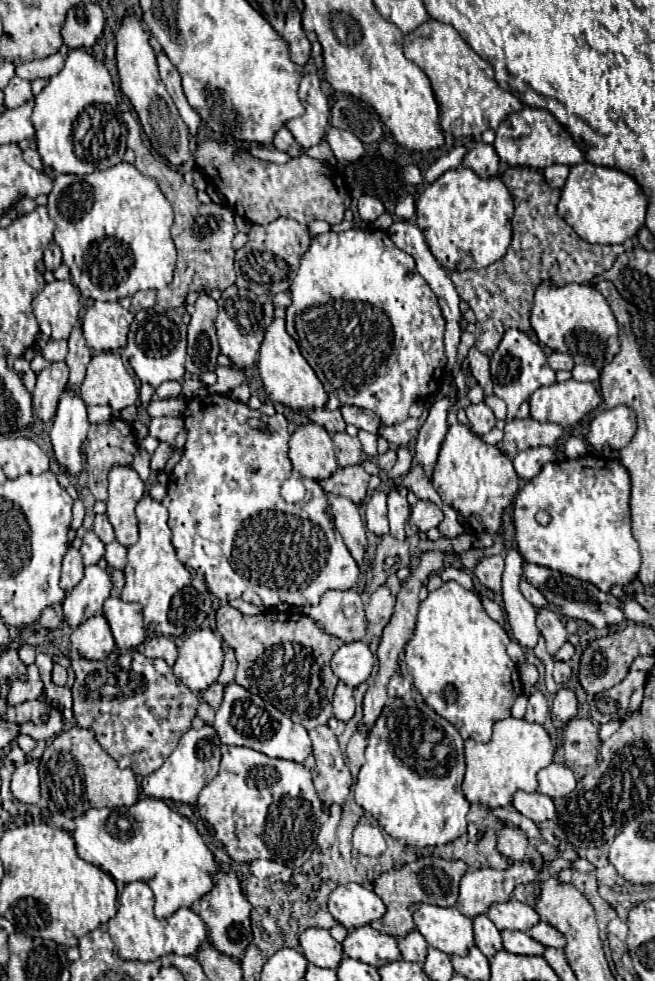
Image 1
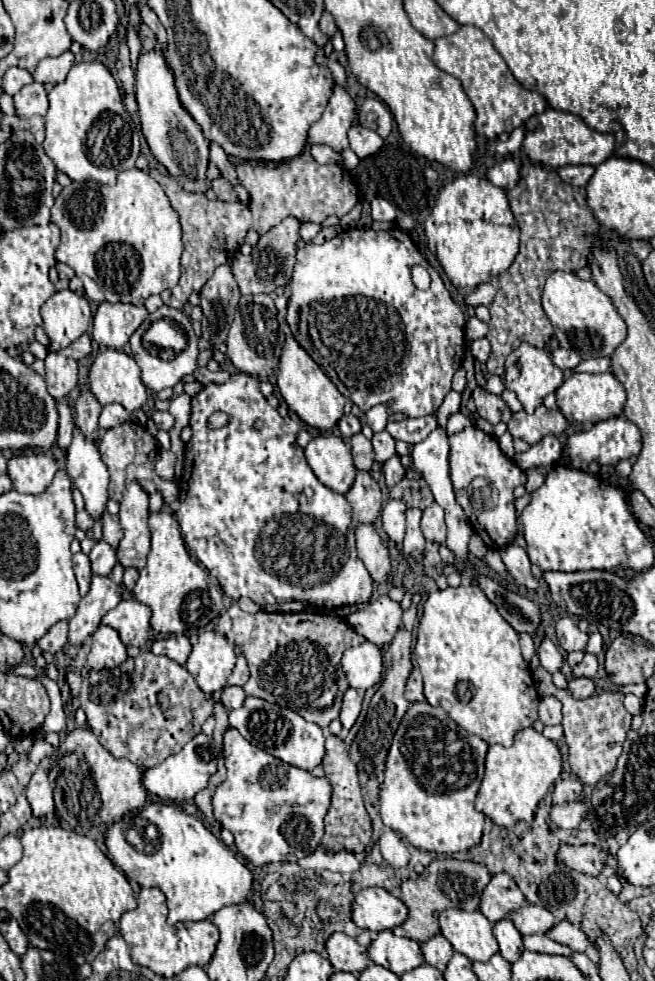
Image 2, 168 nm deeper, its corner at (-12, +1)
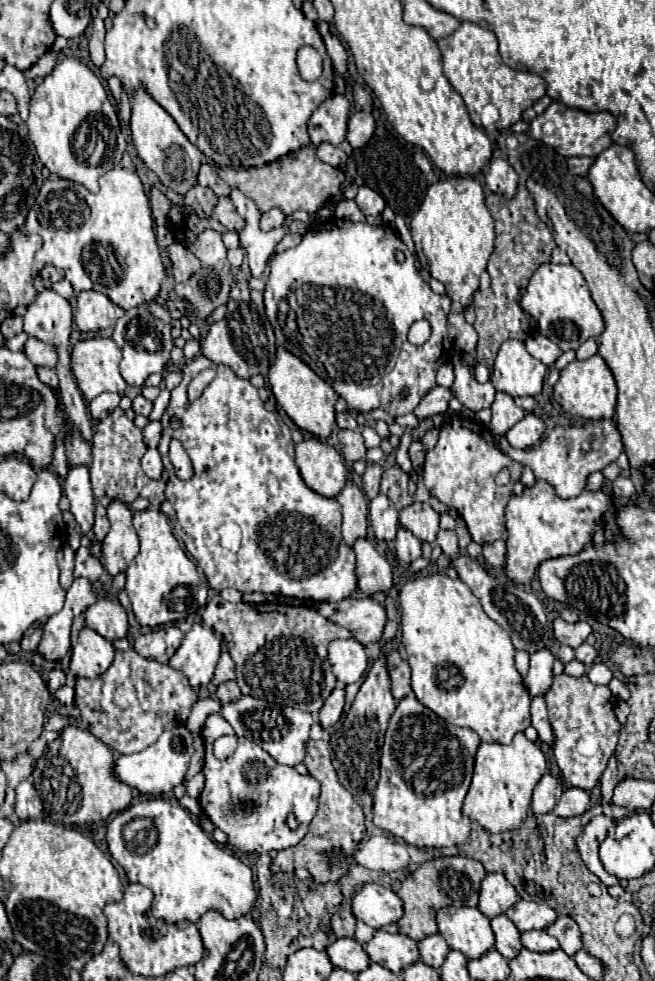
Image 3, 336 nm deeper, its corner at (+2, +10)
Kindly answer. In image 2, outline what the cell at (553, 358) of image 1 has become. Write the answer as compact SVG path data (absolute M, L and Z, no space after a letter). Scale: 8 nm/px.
M555 349L553 353L553 363L559 367L559 369L573 369L573 367L577 367L579 363L581 363L581 357L575 353L575 351L569 351L569 349Z

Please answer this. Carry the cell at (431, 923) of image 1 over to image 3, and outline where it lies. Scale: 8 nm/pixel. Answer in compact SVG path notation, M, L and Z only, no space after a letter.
M441 908L437 924L449 948L463 952L469 960L481 958L495 946L491 920L479 908Z

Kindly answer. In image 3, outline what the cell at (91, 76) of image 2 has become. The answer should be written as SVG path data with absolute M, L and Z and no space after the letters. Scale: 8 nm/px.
M65 58L53 68L53 72L49 76L45 76L43 84L39 84L35 88L35 94L29 104L27 128L29 128L29 138L35 144L43 166L49 172L57 174L59 178L83 184L91 192L97 192L99 190L97 178L103 172L107 172L107 166L103 166L103 152L101 152L101 164L99 162L87 164L87 160L81 162L71 150L71 140L73 140L77 128L81 126L81 122L89 114L101 114L103 118L107 118L109 130L121 130L117 112L115 112L113 104L109 102L109 96L101 84L101 80L77 58Z

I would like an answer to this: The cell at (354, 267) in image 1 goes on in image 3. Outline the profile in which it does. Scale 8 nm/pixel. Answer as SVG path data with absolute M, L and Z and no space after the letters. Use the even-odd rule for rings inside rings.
M329 220L325 224L315 224L313 228L307 230L307 234L303 236L303 240L295 246L295 248L289 248L285 250L283 254L275 256L273 262L269 264L269 278L267 278L267 284L265 284L265 290L263 290L263 298L265 298L265 312L267 312L267 318L275 330L275 336L277 336L277 344L285 350L289 350L291 354L295 354L297 358L301 358L319 378L323 378L327 384L331 384L335 388L335 392L339 396L343 396L347 400L347 404L361 412L361 414L367 414L375 408L383 408L385 412L389 412L393 418L397 416L403 416L403 414L409 414L417 408L417 402L421 402L421 398L433 390L437 386L435 382L435 374L437 370L441 368L441 364L447 360L447 314L449 314L449 308L451 308L451 300L445 296L445 294L435 294L427 282L419 276L417 268L415 268L415 260L413 260L413 254L409 252L409 248L403 244L403 240L391 230L391 228L385 228L385 226L369 226L365 222L349 222L349 220ZM395 250L403 250L407 260L403 264L399 264L395 260ZM421 318L427 318L433 332L431 332L431 338L423 344L423 346L413 346L409 340L407 340L407 330L409 326L415 322L415 320L421 320ZM403 388L409 388L409 396L405 400L399 400L399 392Z

